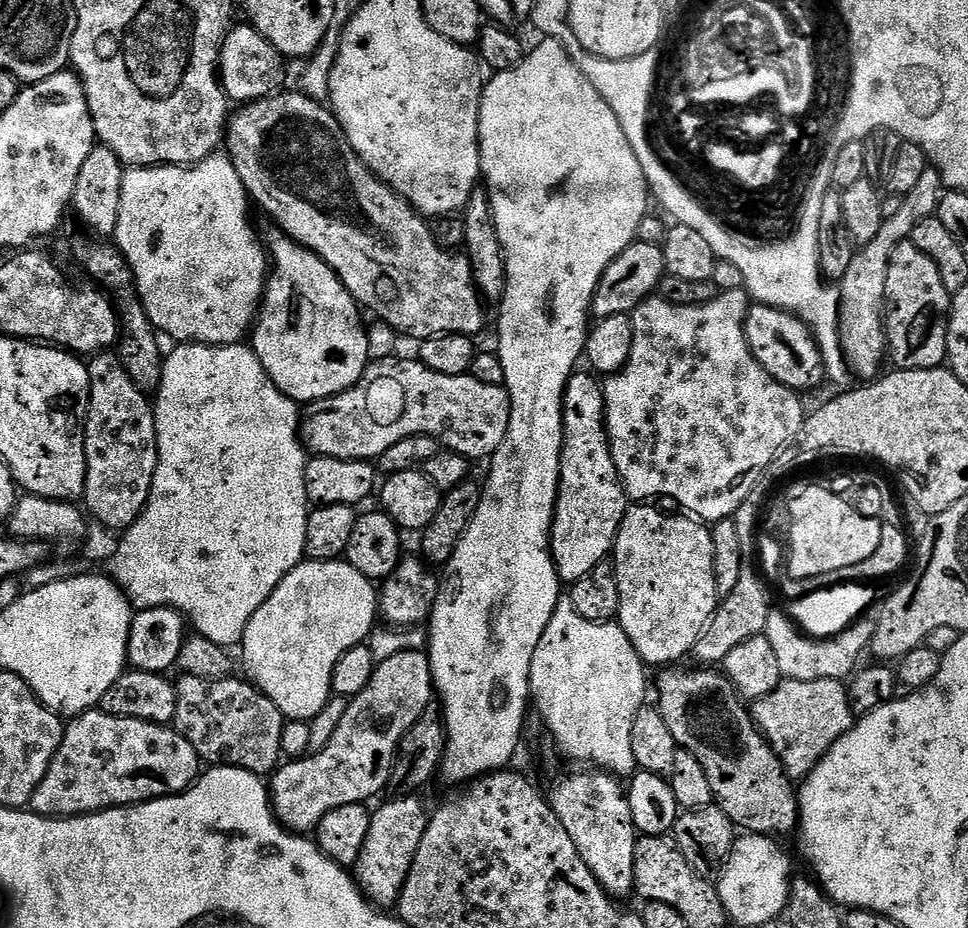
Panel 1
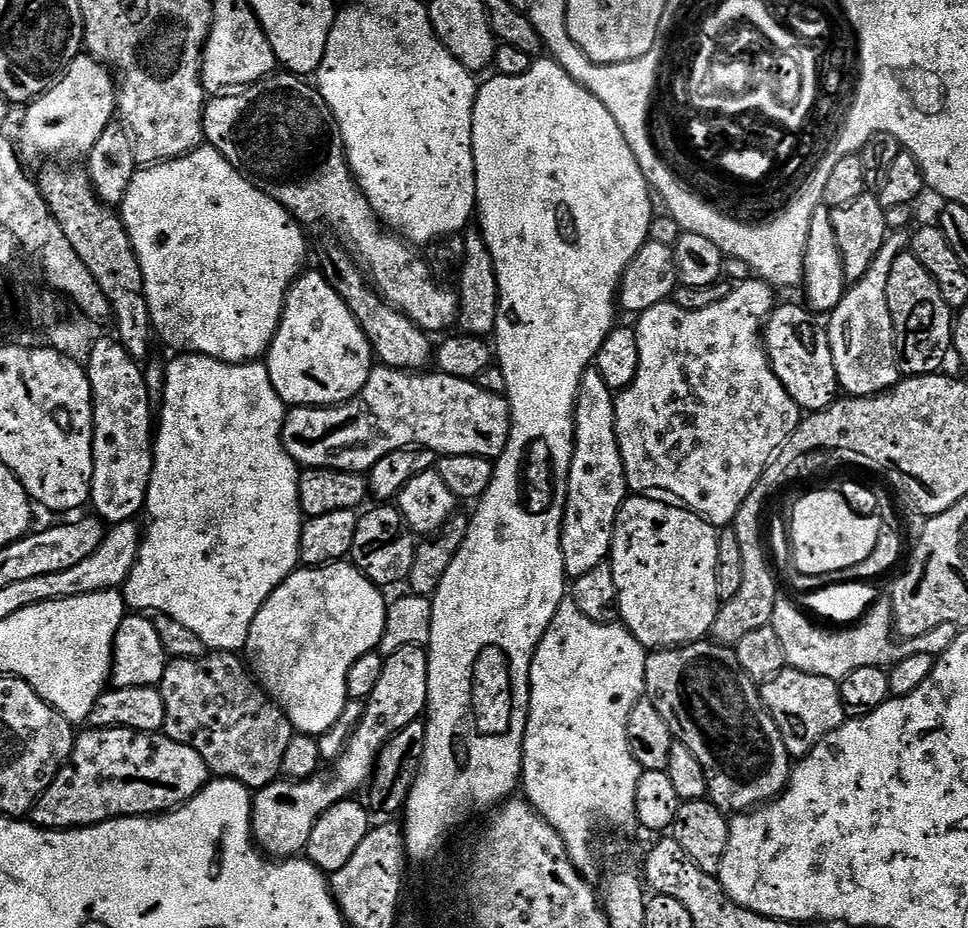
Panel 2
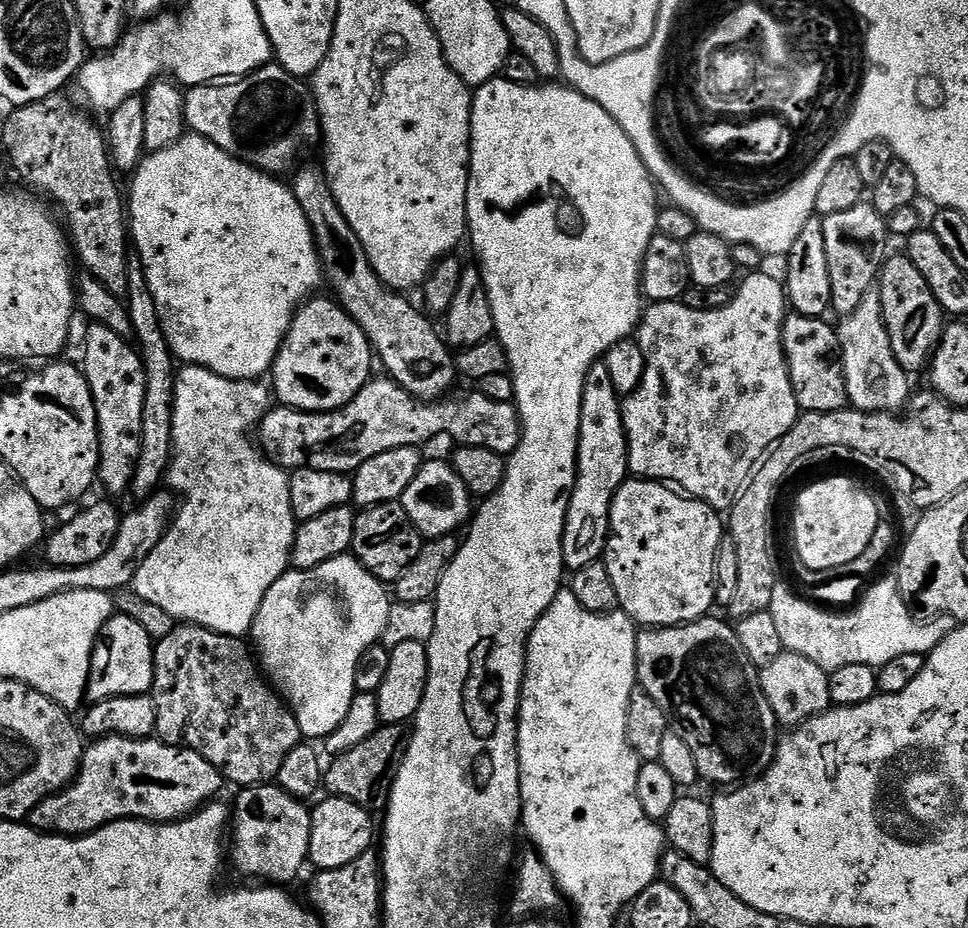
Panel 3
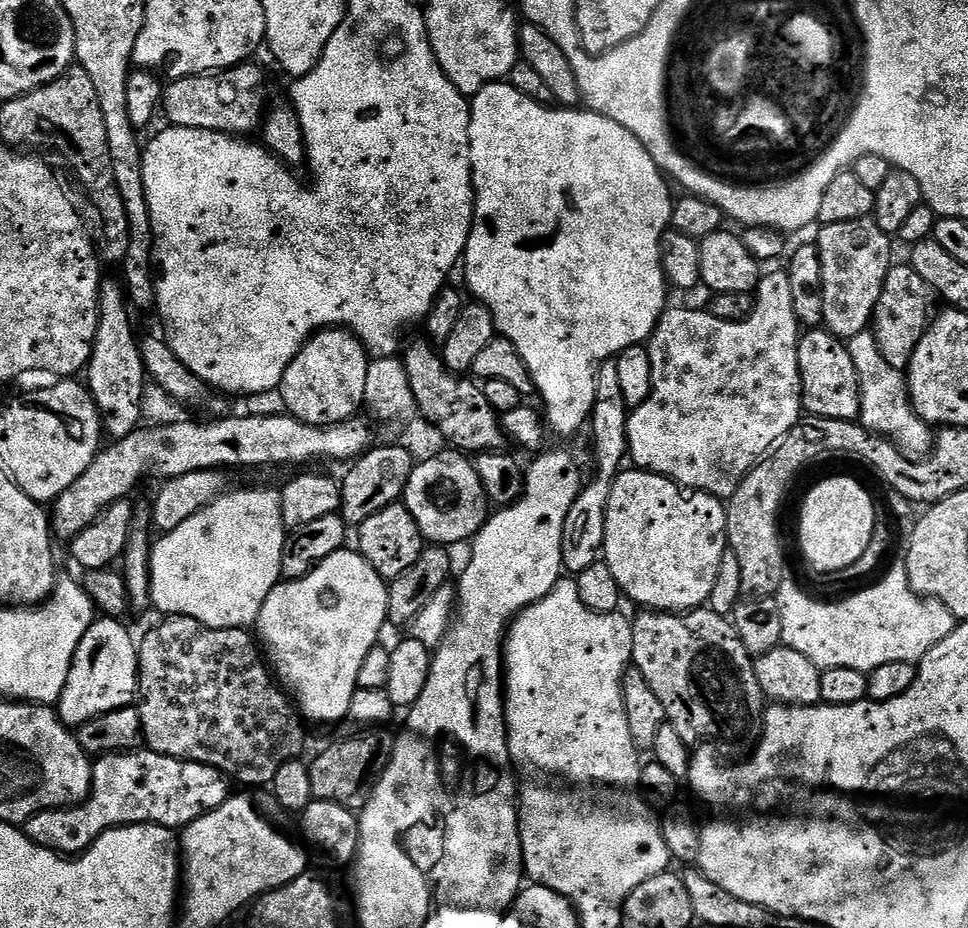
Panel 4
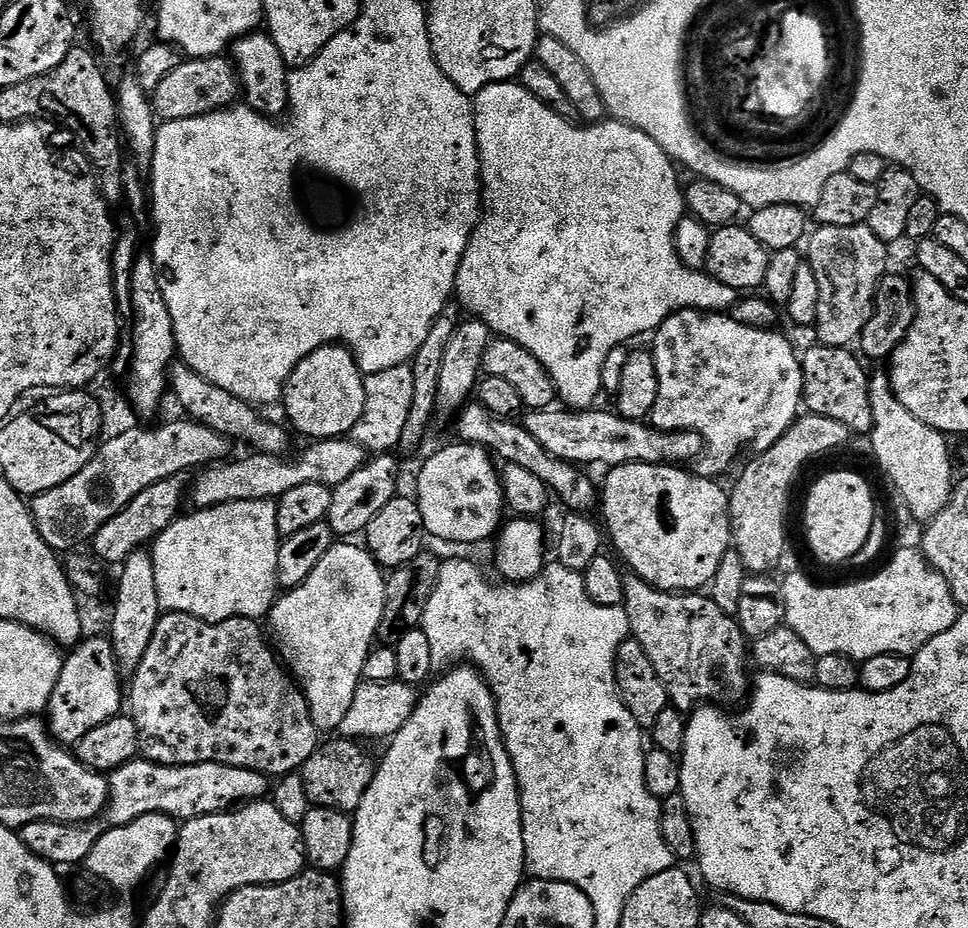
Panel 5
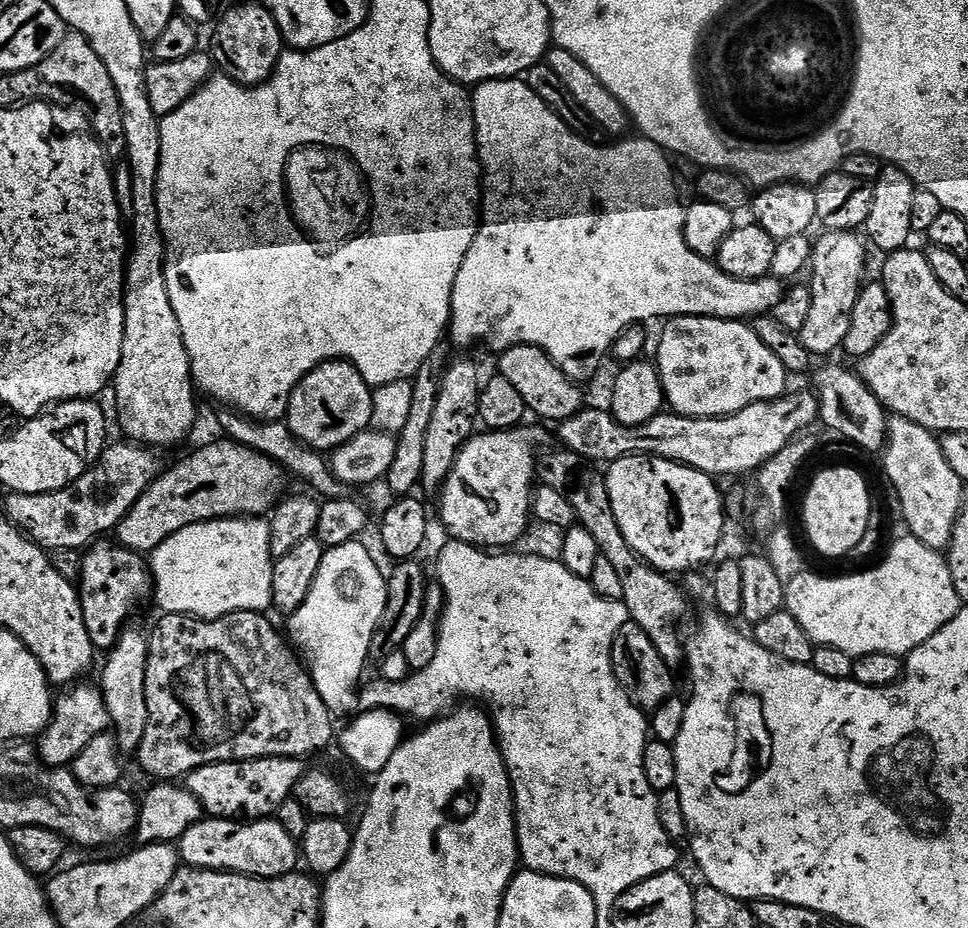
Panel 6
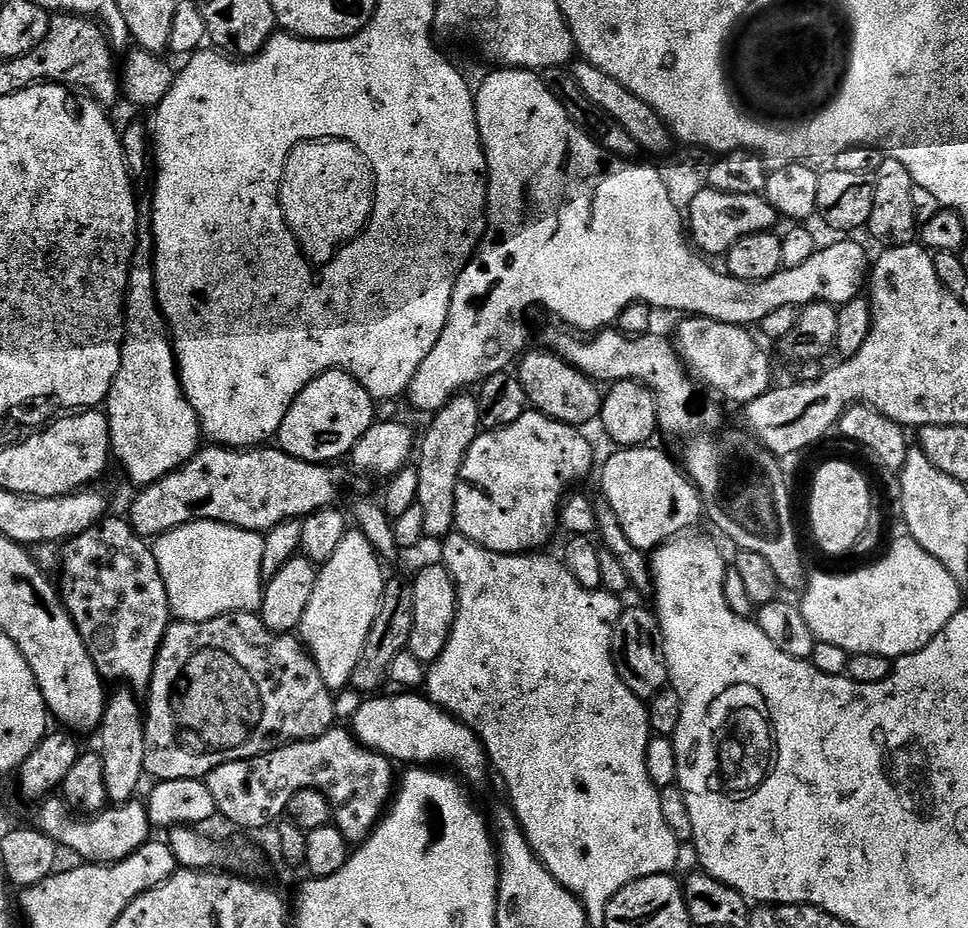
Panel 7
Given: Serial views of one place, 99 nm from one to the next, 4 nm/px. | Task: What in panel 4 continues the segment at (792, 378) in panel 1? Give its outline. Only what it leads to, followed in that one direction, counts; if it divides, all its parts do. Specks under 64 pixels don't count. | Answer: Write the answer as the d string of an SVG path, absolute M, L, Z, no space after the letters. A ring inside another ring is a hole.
M818 327L805 331L796 349L800 367L800 394L803 411L810 416L859 421L858 370L854 370L854 358L850 358L847 343L835 336L833 332Z

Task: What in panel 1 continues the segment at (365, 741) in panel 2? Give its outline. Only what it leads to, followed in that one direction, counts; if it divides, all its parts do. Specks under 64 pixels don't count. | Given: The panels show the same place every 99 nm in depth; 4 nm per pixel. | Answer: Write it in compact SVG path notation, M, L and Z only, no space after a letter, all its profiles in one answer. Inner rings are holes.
M427 651L403 652L394 654L394 658L379 661L366 690L348 700L346 714L338 730L334 730L334 738L326 742L323 750L312 752L299 760L281 763L277 767L270 780L272 810L277 820L293 834L312 834L322 818L330 814L330 810L338 810L338 806L364 804L374 799L383 788L389 787L392 768L396 765L396 751L400 749L402 738L411 730L414 722L422 718L433 700L432 667Z

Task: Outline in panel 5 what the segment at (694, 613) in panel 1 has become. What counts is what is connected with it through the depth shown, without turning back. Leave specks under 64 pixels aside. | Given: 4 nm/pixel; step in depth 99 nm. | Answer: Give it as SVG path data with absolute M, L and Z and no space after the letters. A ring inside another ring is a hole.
M623 464L617 468L608 468L604 484L602 480L602 512L604 508L604 520L606 525L606 536L612 539L612 544L616 547L615 555L619 557L625 565L629 564L631 571L635 575L640 576L646 582L650 582L650 586L662 589L663 592L700 592L707 589L711 585L714 574L718 574L718 566L722 562L722 558L732 548L732 523L730 522L730 510L728 509L729 493L726 488L720 485L715 479L699 474L684 472L683 467L673 466L671 464Z

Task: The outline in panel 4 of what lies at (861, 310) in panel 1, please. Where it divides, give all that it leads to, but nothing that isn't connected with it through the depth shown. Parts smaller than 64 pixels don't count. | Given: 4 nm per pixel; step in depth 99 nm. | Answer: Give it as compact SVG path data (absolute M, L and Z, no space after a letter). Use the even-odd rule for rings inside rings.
M871 331L863 332L847 341L850 358L854 358L854 370L858 370L858 386L860 387L859 423L874 434L887 436L909 454L924 454L934 443L934 428L914 410L912 399L908 397L908 382L901 369L890 366L886 358L882 358L882 350L878 346L875 335Z

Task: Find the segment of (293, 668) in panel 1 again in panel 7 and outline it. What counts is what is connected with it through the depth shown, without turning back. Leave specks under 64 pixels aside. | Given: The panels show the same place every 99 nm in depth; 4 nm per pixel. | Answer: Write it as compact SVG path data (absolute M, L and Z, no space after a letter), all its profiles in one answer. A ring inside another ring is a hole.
M350 530L346 538L342 538L338 550L334 550L334 558L327 560L316 573L314 594L310 594L310 606L306 606L306 614L302 614L298 636L312 655L318 672L322 674L322 682L326 682L328 688L344 690L352 683L354 666L358 666L358 658L362 658L362 646L366 646L366 634L370 634L370 626L374 626L374 618L384 598L386 575L380 567L382 561L374 546L359 530Z

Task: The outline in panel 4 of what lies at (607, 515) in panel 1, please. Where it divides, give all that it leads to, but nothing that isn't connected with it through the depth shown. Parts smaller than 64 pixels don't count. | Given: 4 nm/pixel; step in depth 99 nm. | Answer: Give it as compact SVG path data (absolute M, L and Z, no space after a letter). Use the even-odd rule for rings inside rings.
M615 359L604 361L596 375L594 406L590 417L592 428L592 452L596 455L596 477L580 489L574 506L566 514L566 526L562 534L563 571L575 574L586 570L596 560L601 559L606 530L606 506L610 498L612 483L620 475L628 456L628 403L622 398L622 382L618 379Z

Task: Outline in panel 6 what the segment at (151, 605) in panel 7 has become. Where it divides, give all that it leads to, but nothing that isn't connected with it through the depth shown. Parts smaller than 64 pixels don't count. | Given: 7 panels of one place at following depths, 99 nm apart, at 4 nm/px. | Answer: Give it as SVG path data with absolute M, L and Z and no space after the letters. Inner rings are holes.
M104 538L93 543L80 561L78 591L82 618L86 622L86 634L90 634L90 642L97 650L113 648L126 627L124 619L131 614L132 608L138 607L154 592L152 573L145 557L109 540Z

